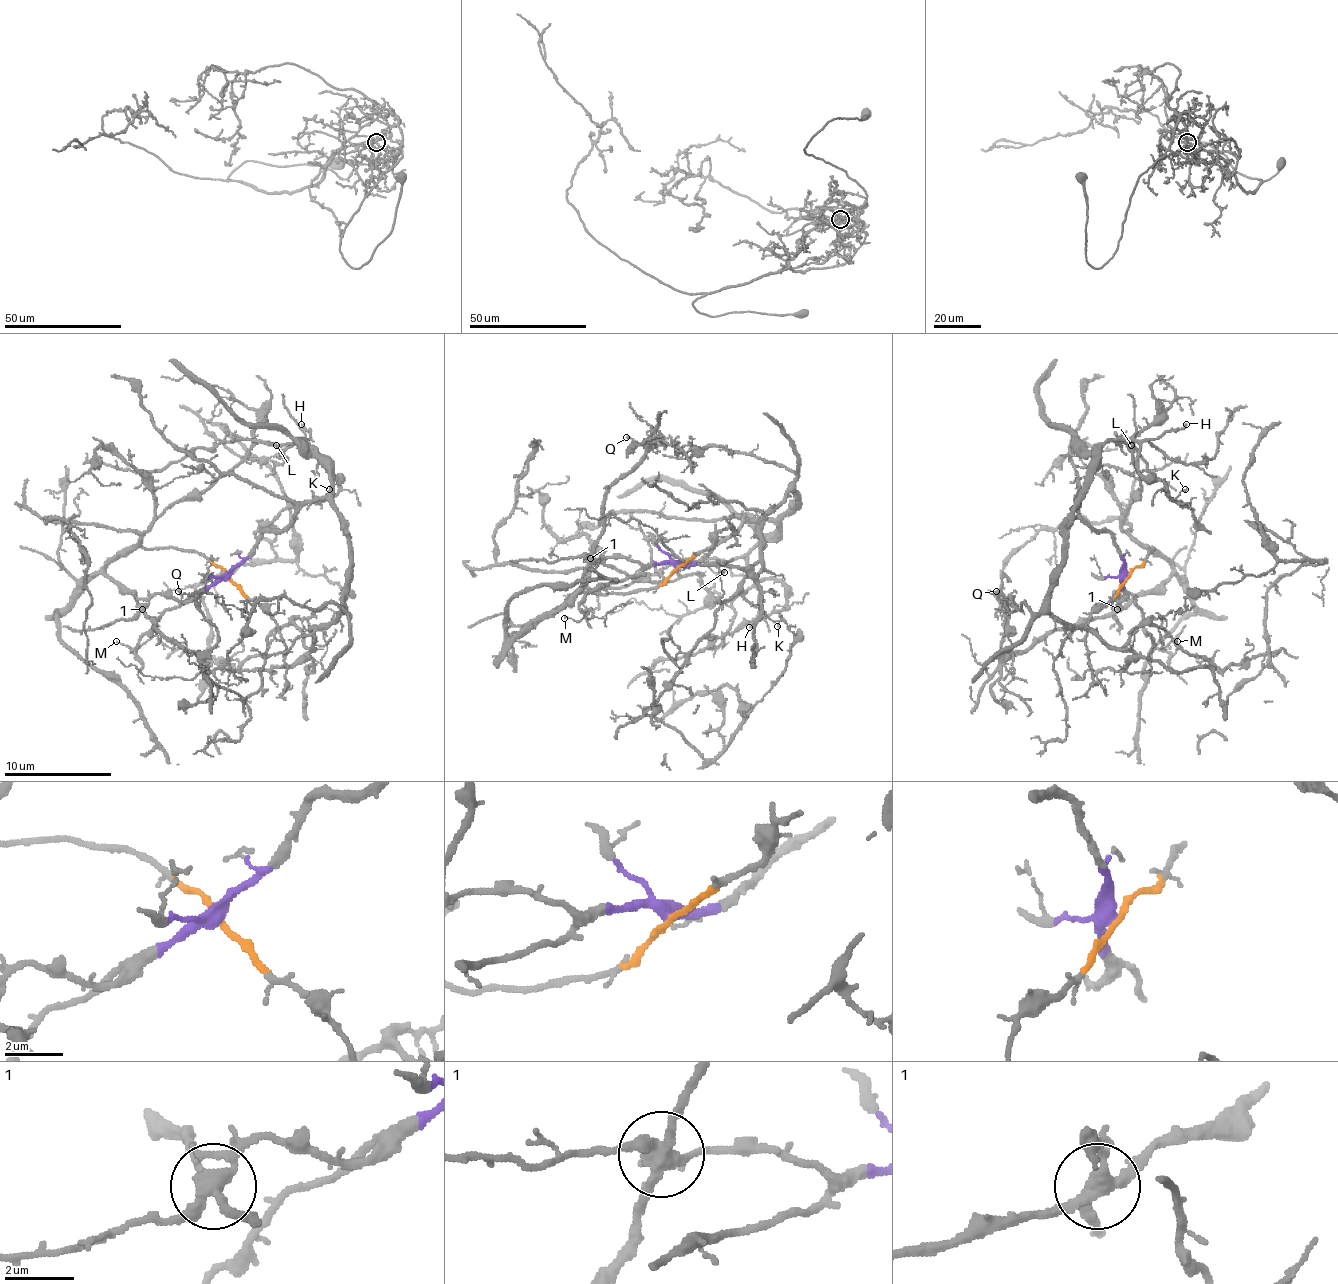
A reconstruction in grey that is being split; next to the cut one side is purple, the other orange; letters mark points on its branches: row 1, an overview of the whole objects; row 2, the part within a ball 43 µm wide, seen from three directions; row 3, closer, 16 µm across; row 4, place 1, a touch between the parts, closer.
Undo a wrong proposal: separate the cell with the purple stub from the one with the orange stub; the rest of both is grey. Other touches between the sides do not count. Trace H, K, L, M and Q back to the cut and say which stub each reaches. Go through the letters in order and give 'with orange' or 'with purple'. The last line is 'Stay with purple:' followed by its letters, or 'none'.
H: with purple
K: with purple
L: with purple
M: with purple
Q: with orange
Stay with purple: H, K, L, M

